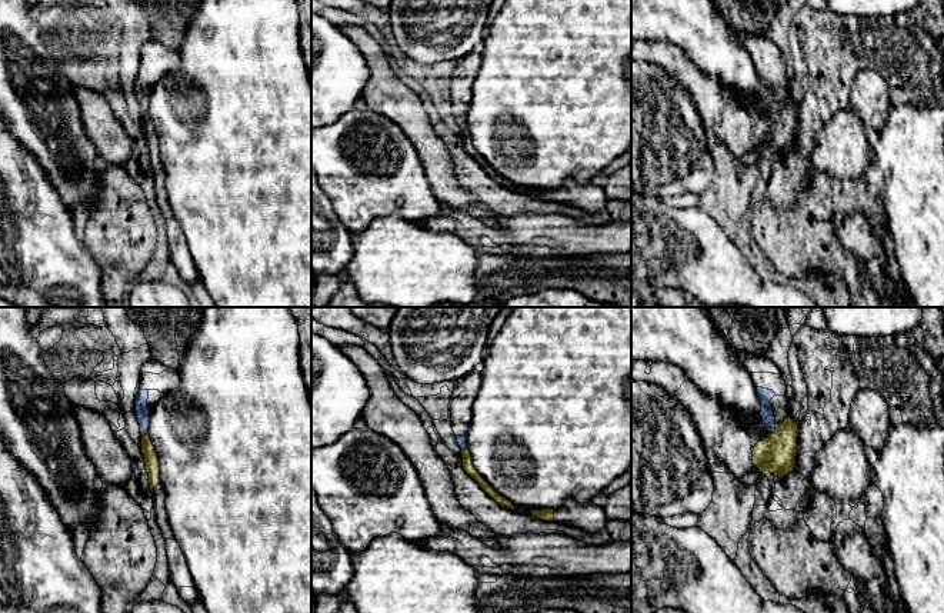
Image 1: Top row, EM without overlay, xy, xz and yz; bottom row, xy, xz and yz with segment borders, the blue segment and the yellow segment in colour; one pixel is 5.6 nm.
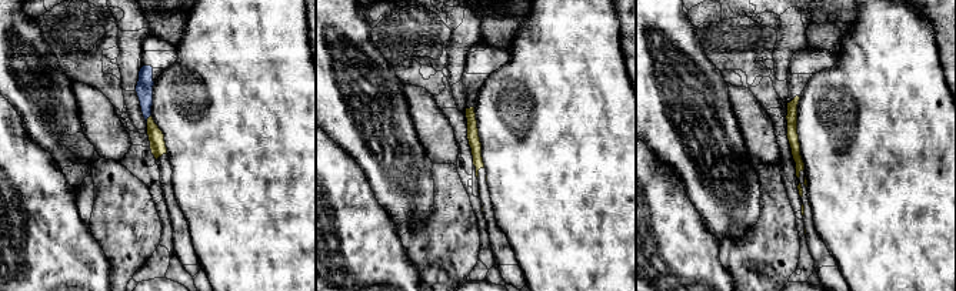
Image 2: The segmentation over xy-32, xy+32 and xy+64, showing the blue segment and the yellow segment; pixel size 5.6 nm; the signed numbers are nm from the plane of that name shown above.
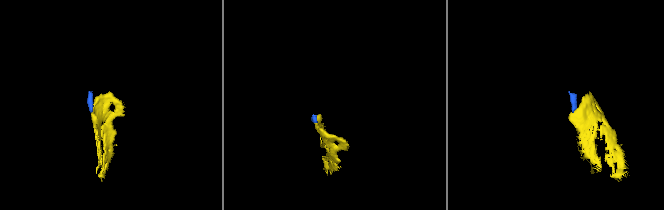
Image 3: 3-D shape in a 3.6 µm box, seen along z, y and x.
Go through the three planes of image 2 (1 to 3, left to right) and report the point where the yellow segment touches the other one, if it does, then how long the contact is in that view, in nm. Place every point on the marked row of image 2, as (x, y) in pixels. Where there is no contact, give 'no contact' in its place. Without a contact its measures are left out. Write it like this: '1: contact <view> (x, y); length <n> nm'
1: contact xy-32 (149, 116); length 50 nm
2: no contact
3: no contact

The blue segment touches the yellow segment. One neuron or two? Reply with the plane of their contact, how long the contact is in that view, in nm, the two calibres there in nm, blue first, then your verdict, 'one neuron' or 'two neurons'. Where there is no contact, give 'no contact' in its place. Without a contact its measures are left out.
xy | 50 nm | 80/80 nm | one neuron

